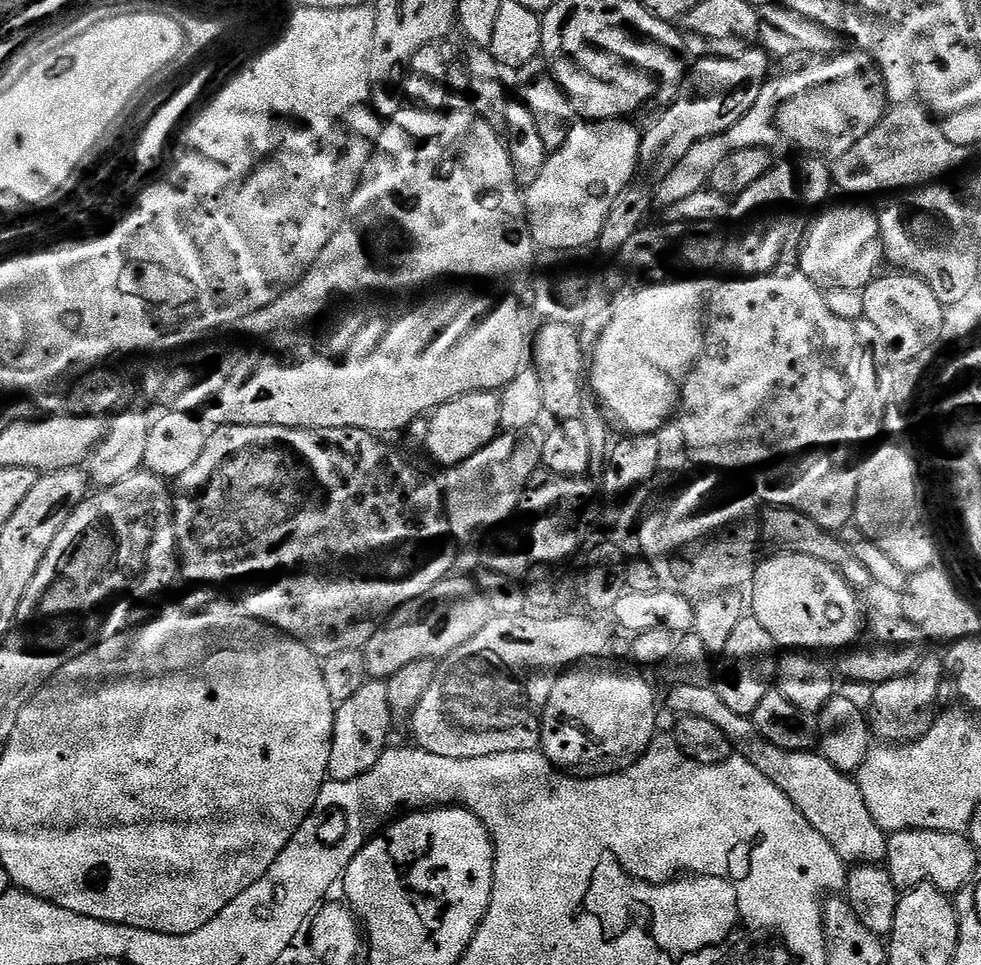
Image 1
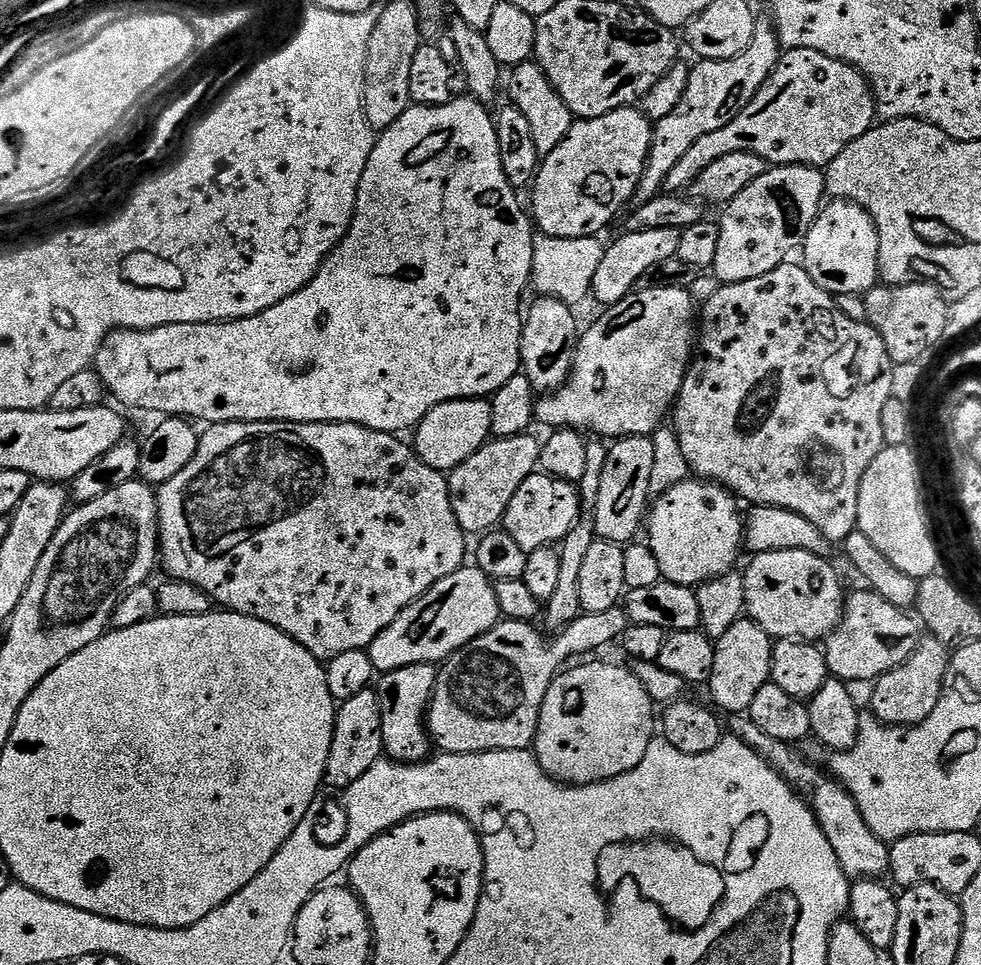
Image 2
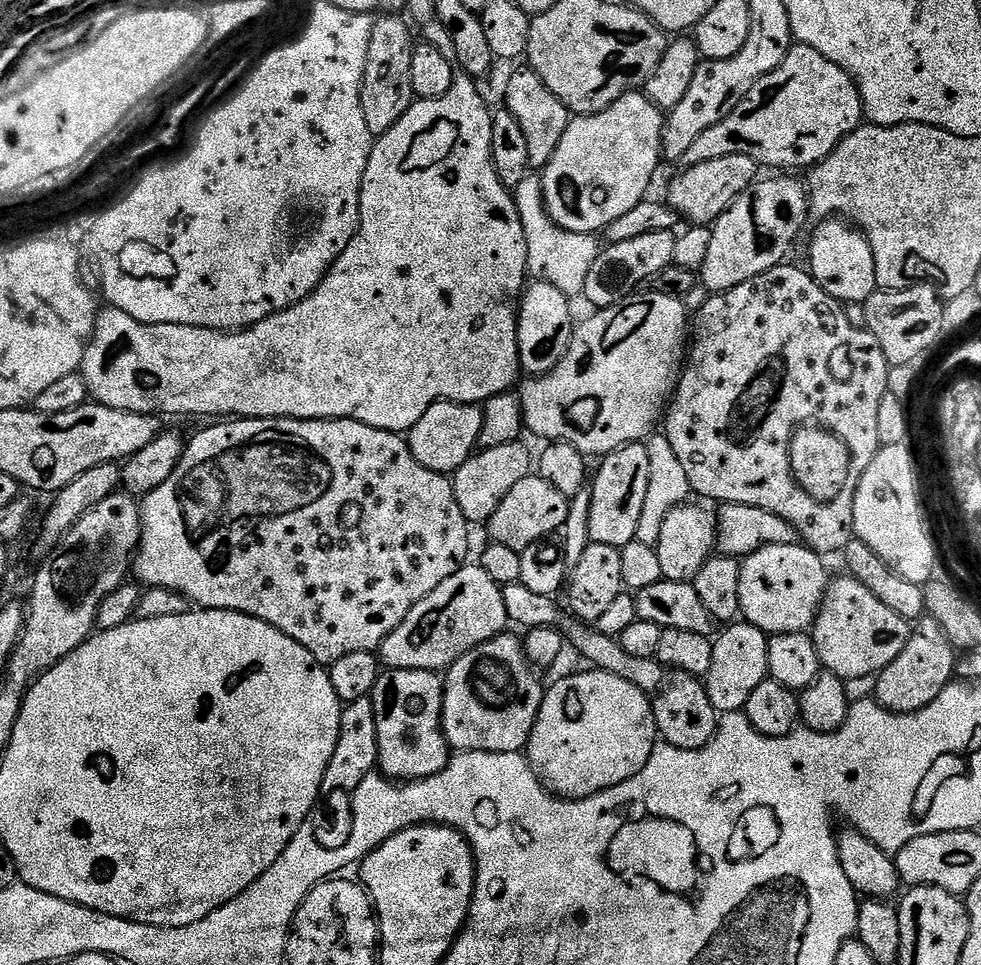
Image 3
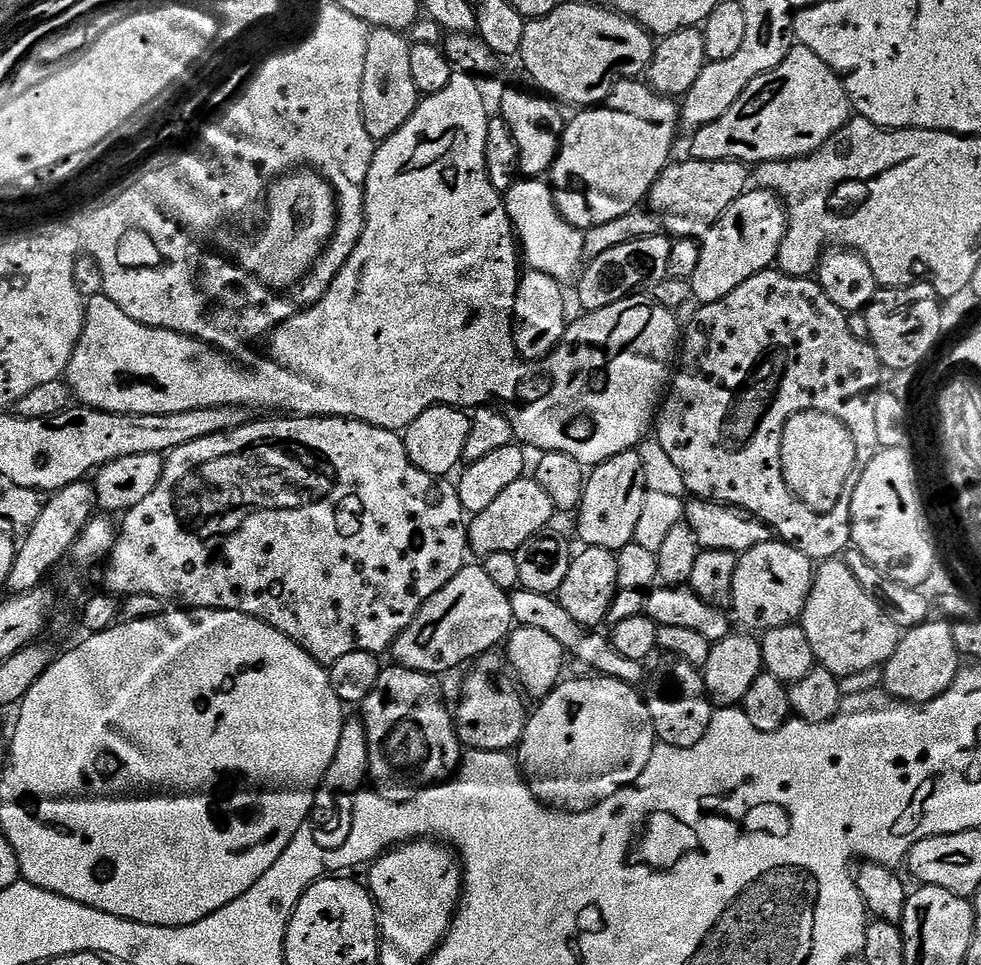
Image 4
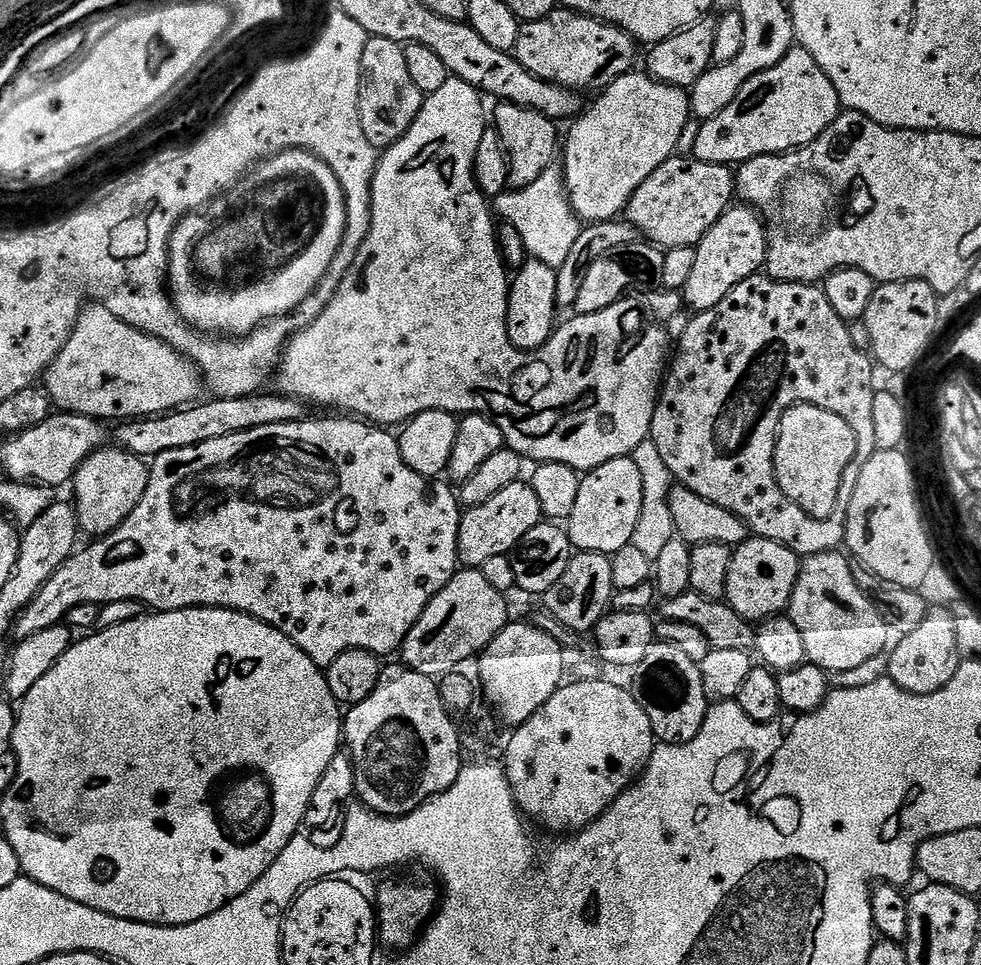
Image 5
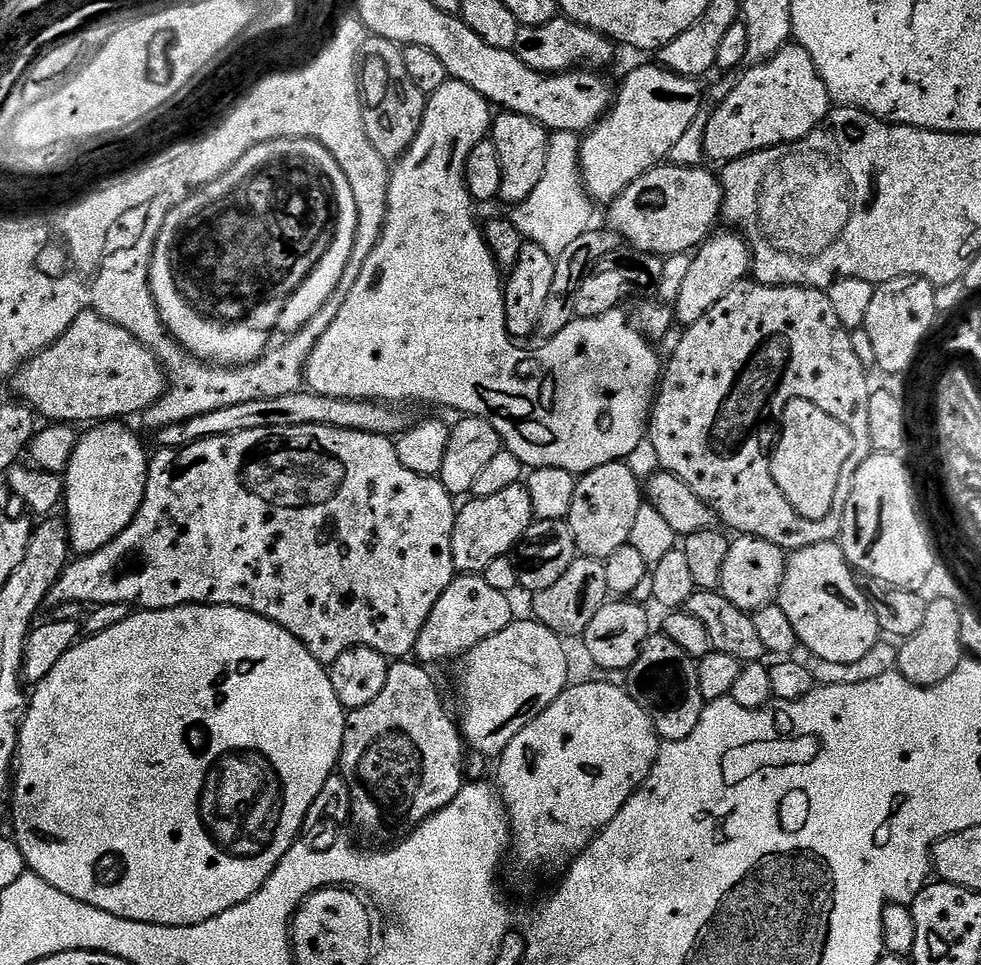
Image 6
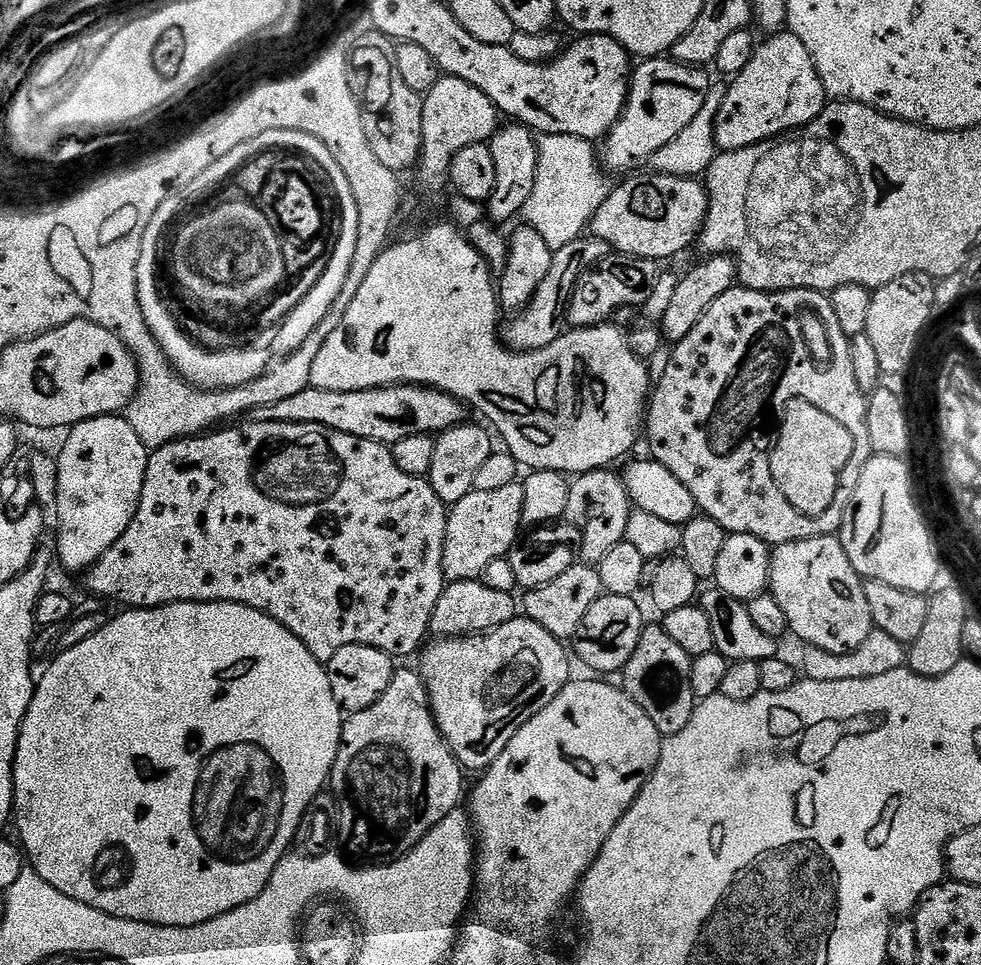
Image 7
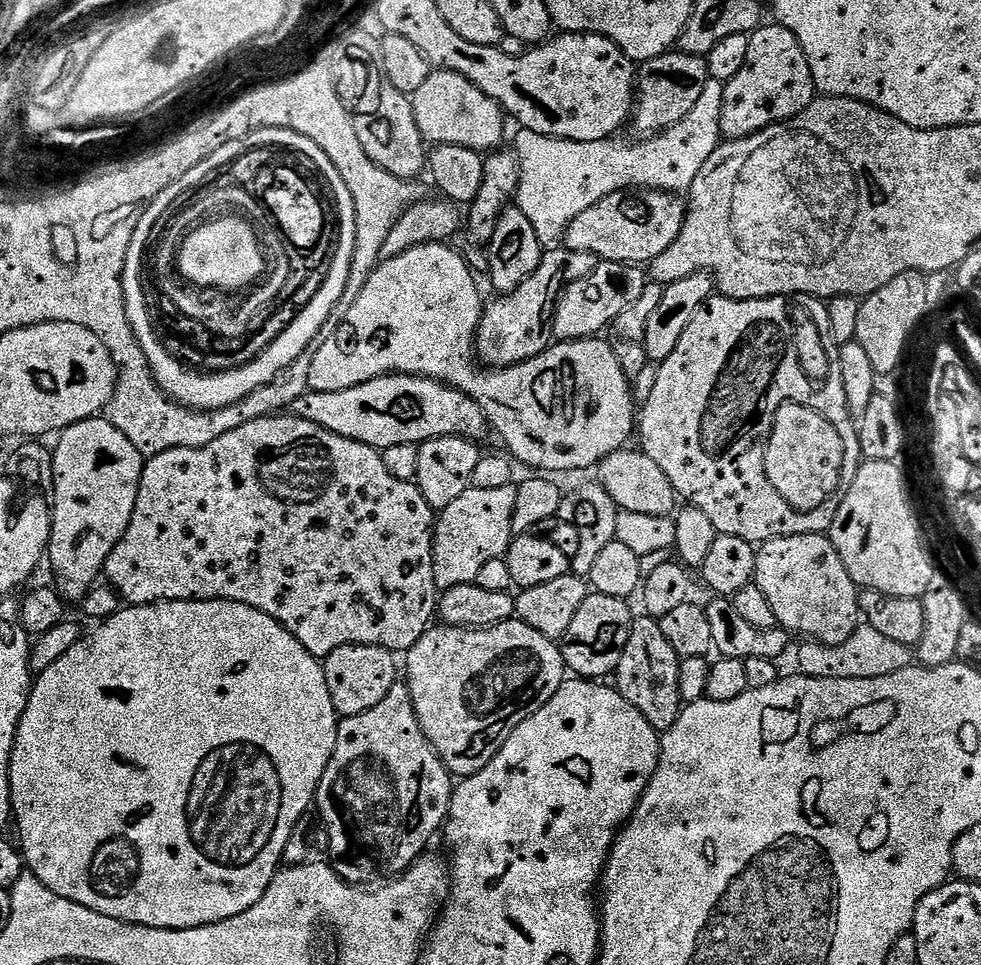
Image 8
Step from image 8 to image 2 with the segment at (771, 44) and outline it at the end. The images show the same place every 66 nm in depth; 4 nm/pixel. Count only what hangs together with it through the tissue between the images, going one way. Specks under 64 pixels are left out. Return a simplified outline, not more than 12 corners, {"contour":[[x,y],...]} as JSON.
{"contour":[[781,55],[748,105],[698,138],[663,191],[726,154],[827,169],[877,123],[855,64]]}

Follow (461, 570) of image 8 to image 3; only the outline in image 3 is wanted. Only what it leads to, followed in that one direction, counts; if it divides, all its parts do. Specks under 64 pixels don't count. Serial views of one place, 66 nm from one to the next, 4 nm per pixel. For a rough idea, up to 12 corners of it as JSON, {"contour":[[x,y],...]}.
{"contour":[[529,474],[486,522],[521,553],[564,527],[569,497]]}

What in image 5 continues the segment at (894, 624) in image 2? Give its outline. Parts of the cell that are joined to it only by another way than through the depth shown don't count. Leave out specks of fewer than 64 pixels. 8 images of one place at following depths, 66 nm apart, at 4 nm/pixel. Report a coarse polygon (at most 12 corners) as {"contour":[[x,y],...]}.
{"contour":[[840,550],[803,557],[786,614],[808,660],[854,670],[888,624]]}

